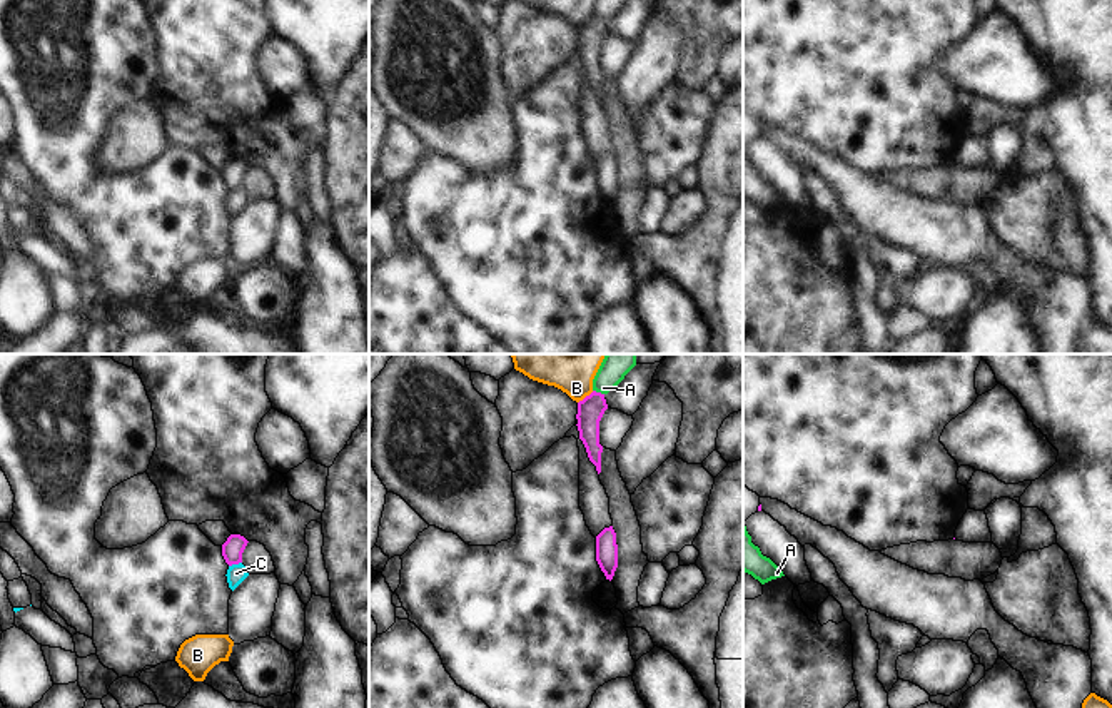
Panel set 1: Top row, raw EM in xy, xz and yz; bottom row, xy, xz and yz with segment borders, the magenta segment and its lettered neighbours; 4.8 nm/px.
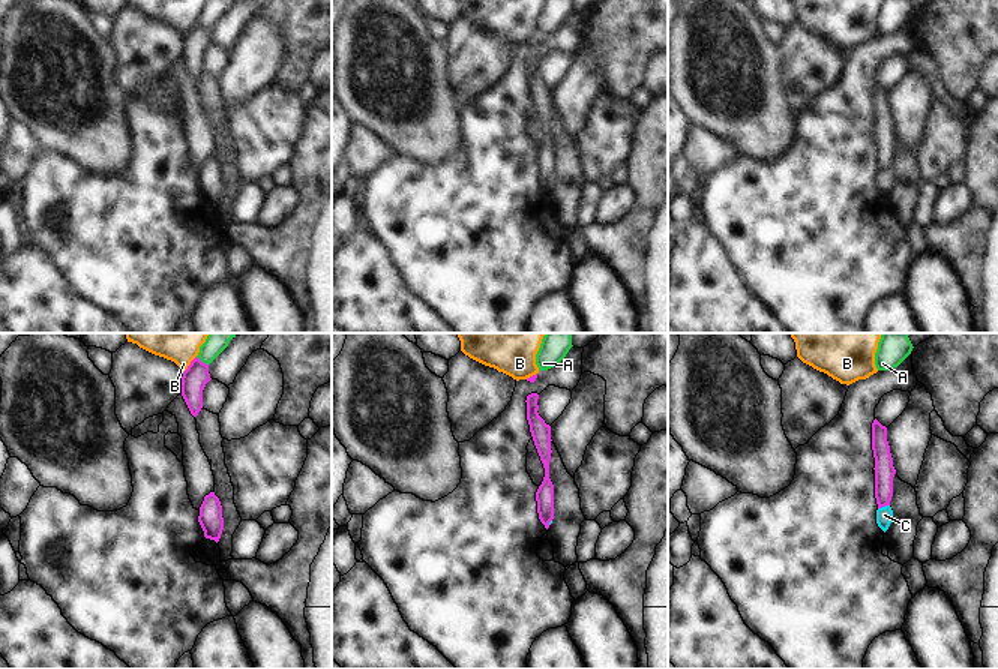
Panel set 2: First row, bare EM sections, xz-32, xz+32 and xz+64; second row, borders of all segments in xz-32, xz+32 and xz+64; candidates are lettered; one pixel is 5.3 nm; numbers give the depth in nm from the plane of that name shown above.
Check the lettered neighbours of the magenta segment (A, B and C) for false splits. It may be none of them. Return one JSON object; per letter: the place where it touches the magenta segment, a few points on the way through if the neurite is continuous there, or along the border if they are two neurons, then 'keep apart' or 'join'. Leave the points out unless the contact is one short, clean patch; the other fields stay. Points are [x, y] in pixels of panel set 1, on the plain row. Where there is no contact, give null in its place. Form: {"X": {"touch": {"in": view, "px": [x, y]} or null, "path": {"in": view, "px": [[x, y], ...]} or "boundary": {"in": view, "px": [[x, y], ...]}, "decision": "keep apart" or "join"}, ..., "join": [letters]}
{"A": {"touch": {"in": "xz", "px": [598, 19]}, "boundary": {"in": "xz", "px": [[593, 15], [603, 20]]}, "decision": "keep apart"}, "B": {"touch": {"in": "xz", "px": [586, 22]}, "boundary": {"in": "xz", "px": [[593, 17], [578, 29]]}, "decision": "keep apart"}, "C": {"touch": {"in": "xy", "px": [234, 189]}, "boundary": {"in": "xy", "px": [[241, 187], [229, 192]]}, "decision": "keep apart"}, "join": []}

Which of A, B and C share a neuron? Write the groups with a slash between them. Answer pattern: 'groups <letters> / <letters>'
groups A / B / C

